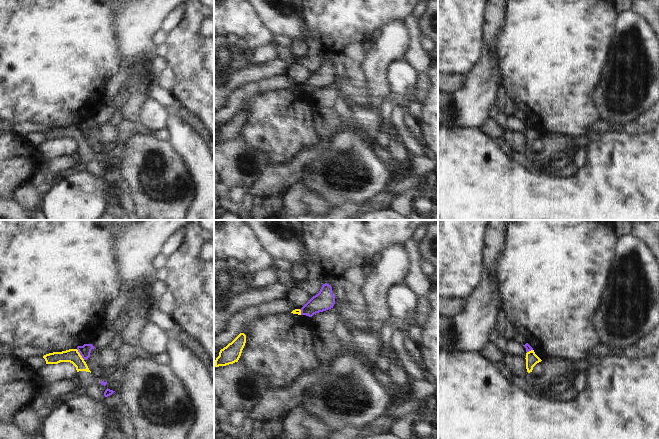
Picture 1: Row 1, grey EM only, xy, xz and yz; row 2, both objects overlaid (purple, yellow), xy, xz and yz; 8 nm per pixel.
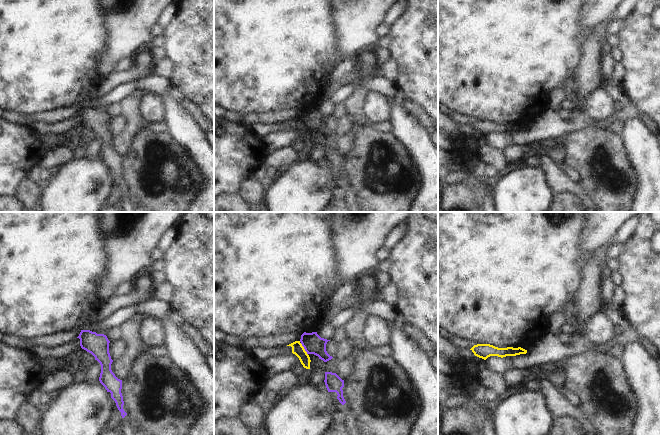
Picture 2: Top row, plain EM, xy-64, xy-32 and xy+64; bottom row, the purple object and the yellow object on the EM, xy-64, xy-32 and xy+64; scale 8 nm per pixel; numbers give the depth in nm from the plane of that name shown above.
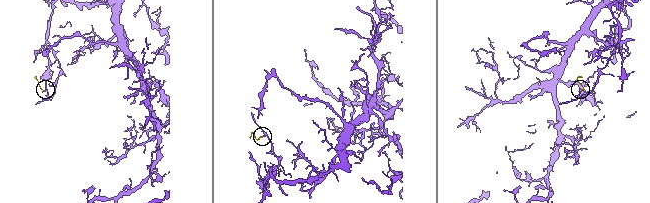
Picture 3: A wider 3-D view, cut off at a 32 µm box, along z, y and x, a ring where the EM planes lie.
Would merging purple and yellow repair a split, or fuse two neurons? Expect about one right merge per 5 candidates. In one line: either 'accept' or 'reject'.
reject

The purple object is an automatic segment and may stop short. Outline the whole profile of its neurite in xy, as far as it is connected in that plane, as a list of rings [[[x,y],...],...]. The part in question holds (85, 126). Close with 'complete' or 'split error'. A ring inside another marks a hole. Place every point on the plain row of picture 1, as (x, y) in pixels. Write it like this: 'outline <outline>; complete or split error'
outline [[[84,120],[83,122],[78,122],[77,126],[82,132],[84,136],[88,135],[90,133],[91,126],[95,123],[92,120]]]; complete

